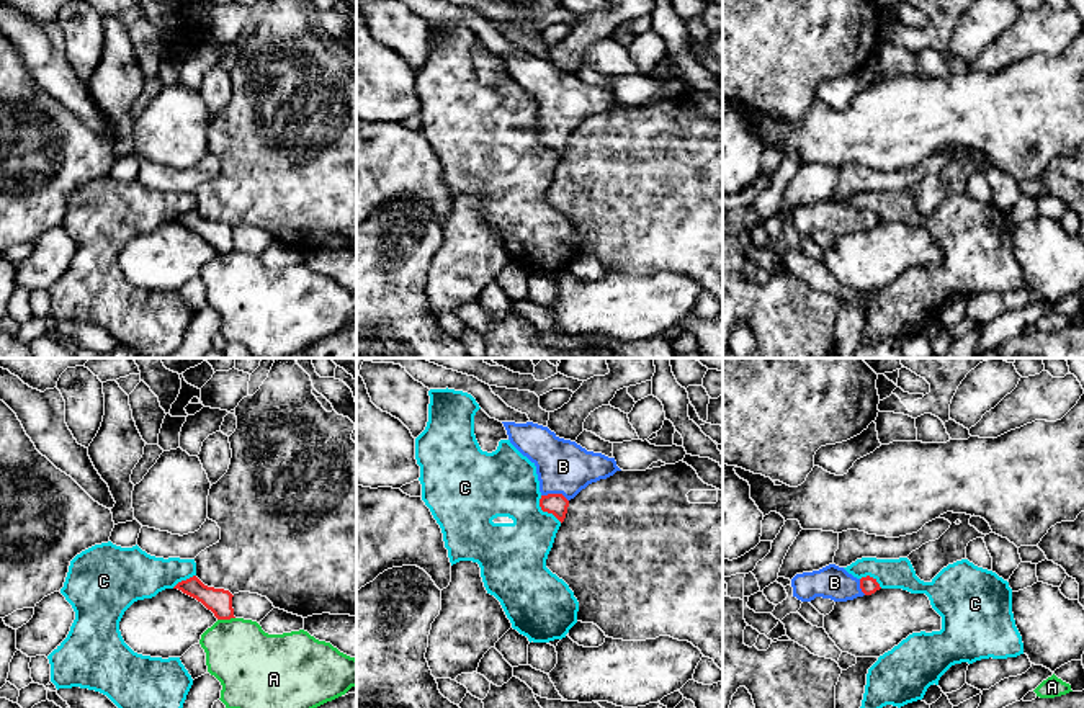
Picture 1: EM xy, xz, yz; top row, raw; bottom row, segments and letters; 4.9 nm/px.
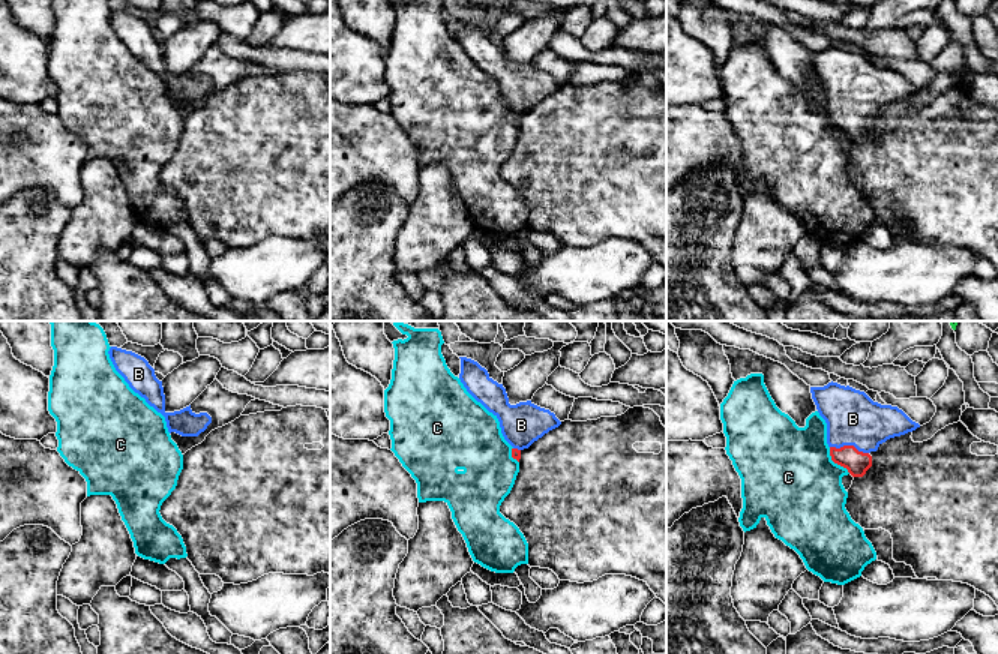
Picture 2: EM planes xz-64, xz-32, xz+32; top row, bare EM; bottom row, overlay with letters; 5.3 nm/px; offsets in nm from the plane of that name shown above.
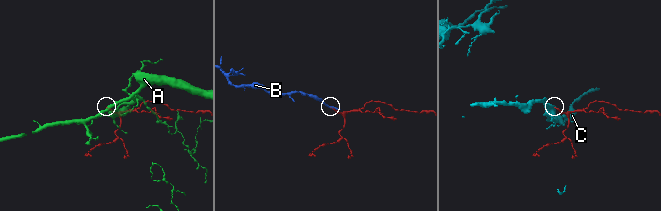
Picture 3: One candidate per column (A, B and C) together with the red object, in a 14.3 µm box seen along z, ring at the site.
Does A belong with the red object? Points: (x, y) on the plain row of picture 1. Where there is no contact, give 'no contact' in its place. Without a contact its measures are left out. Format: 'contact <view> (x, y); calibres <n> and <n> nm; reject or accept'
contact xy (226, 252); calibres 120 and 340 nm; reject

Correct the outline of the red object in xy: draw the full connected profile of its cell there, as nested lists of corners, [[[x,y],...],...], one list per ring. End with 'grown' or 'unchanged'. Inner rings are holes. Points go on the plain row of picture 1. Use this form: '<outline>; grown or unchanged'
[[[196,209],[178,216],[173,222],[201,235],[217,253],[235,252],[232,242],[234,229],[229,224],[208,221]]]; unchanged

